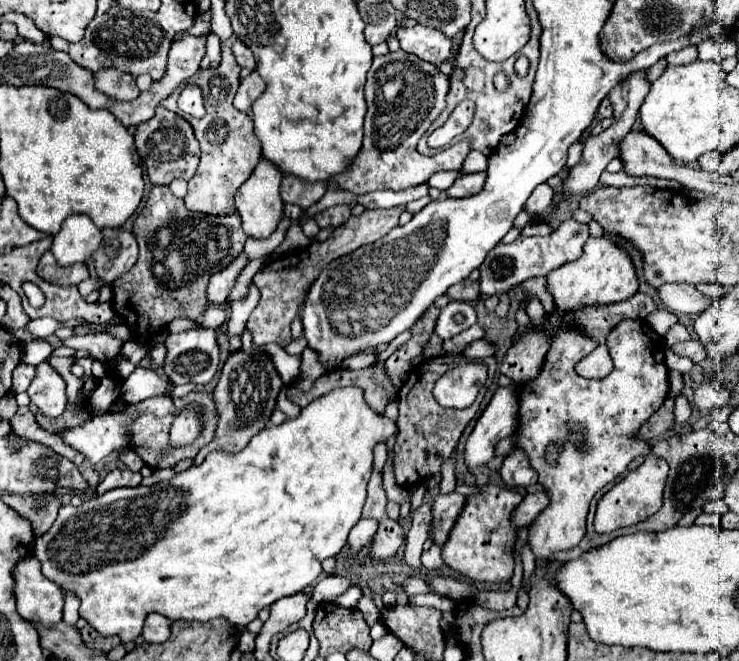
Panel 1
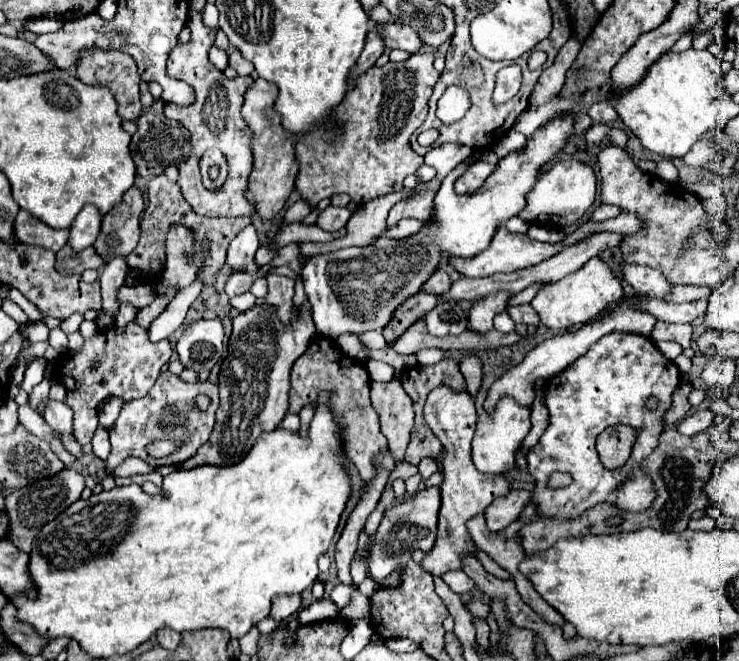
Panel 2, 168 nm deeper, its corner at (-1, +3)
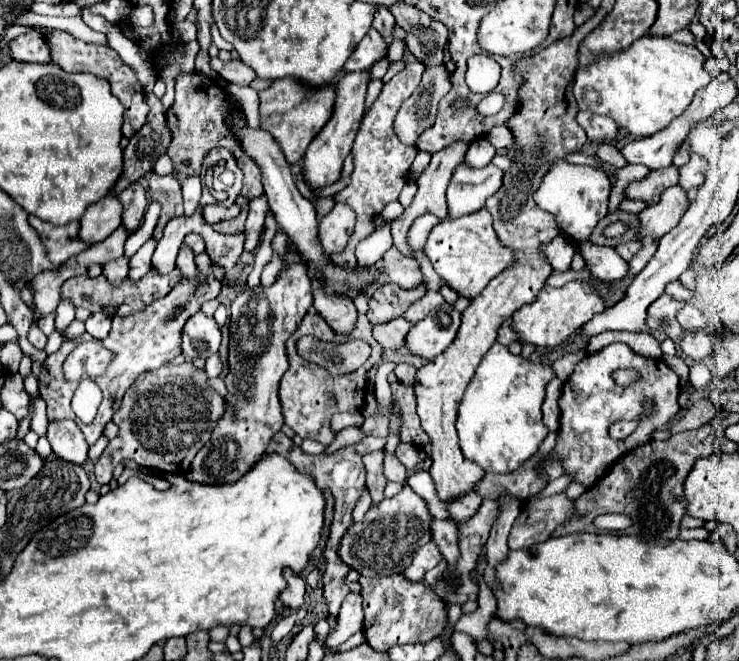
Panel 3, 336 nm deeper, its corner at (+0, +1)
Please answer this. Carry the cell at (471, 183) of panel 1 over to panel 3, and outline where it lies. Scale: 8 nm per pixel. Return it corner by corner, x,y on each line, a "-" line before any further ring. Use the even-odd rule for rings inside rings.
466,162
458,164
446,190
448,218
458,218
484,208
486,198
498,192
502,174
504,172
494,164
484,168
472,168

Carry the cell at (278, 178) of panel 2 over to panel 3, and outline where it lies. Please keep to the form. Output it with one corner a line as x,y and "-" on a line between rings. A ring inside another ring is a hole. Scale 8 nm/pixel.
296,78
274,80
270,88
260,92
260,126
274,136
274,140
282,146
286,160
292,164
292,162
302,160
312,138
324,128
324,124
332,116
334,102
336,102
334,84
326,84
322,88
308,88
300,84
300,80
-
274,112
280,114
282,118
278,124
272,124
270,120

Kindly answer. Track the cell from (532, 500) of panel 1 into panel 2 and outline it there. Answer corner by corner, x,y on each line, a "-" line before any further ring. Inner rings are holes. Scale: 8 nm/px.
511,490
505,498
497,498
489,510
485,510
489,530
503,530
513,524
523,508
531,502
531,492
527,490

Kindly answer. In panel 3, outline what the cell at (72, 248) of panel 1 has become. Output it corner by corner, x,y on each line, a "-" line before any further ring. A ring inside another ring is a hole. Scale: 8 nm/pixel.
108,194
92,204
80,220
80,238
88,244
106,240
122,224
122,202

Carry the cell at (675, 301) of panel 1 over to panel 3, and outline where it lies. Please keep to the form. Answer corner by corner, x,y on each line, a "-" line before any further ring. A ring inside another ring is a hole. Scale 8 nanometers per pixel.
592,242
578,244
578,252
586,262
586,268
600,280
612,282
626,276
628,264
610,246
598,246

